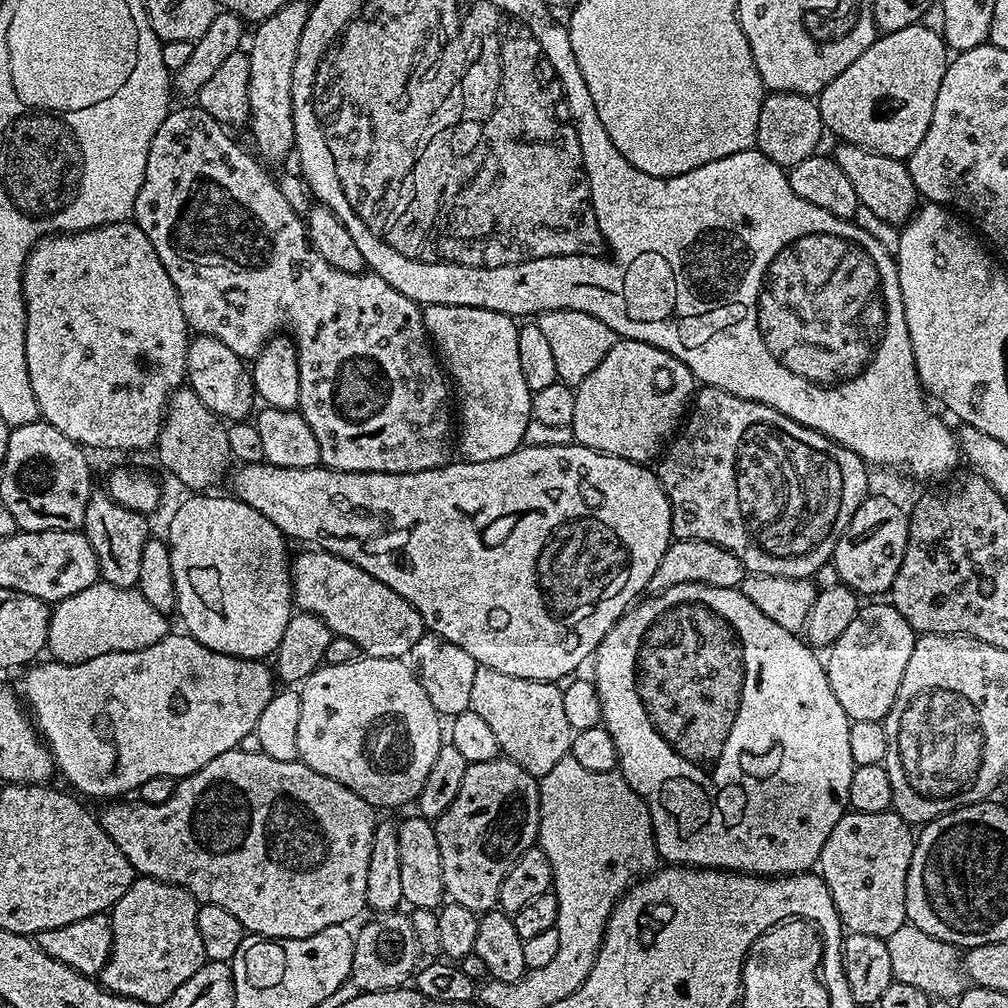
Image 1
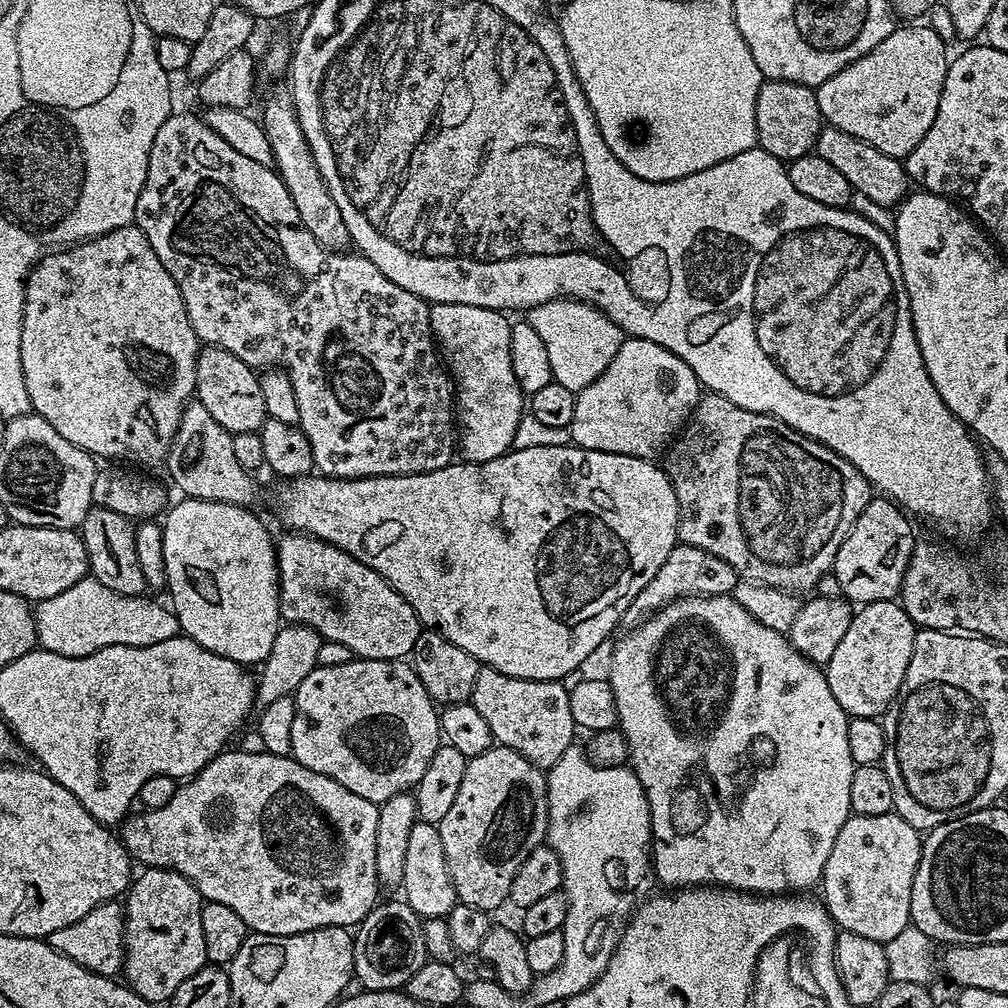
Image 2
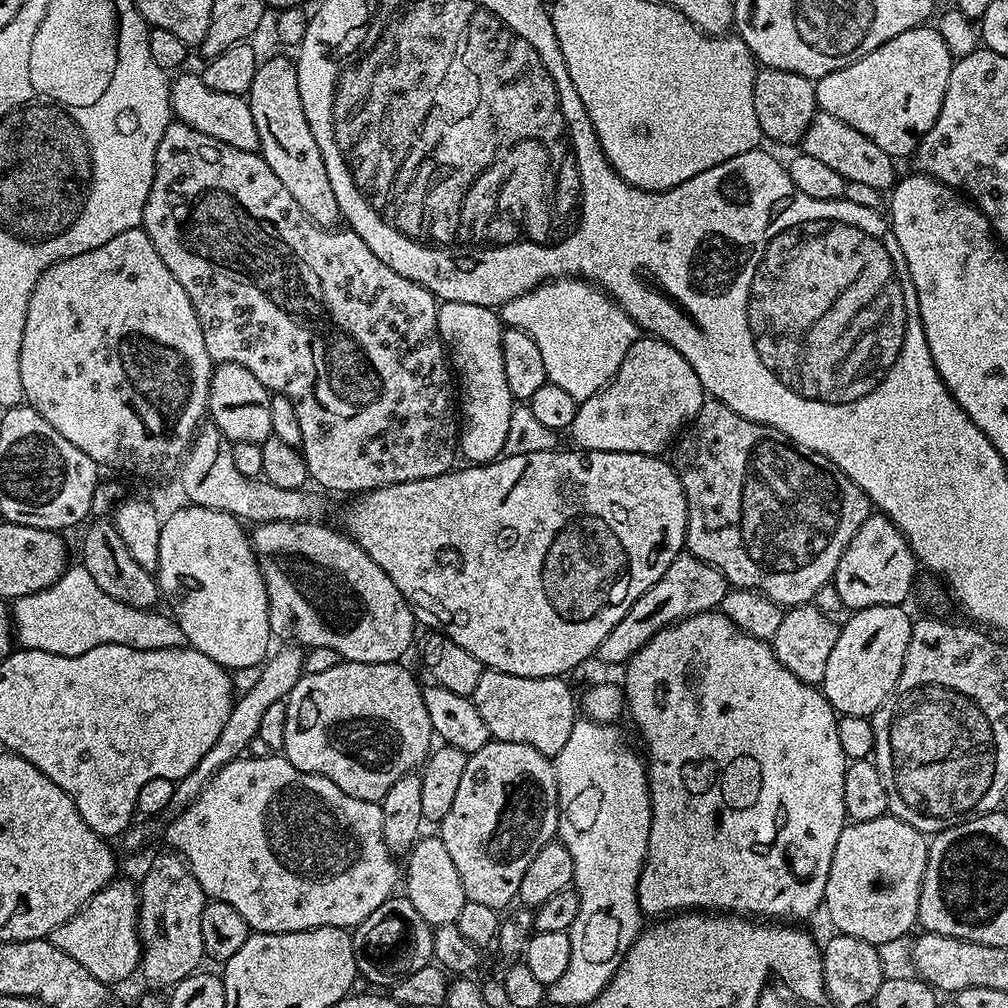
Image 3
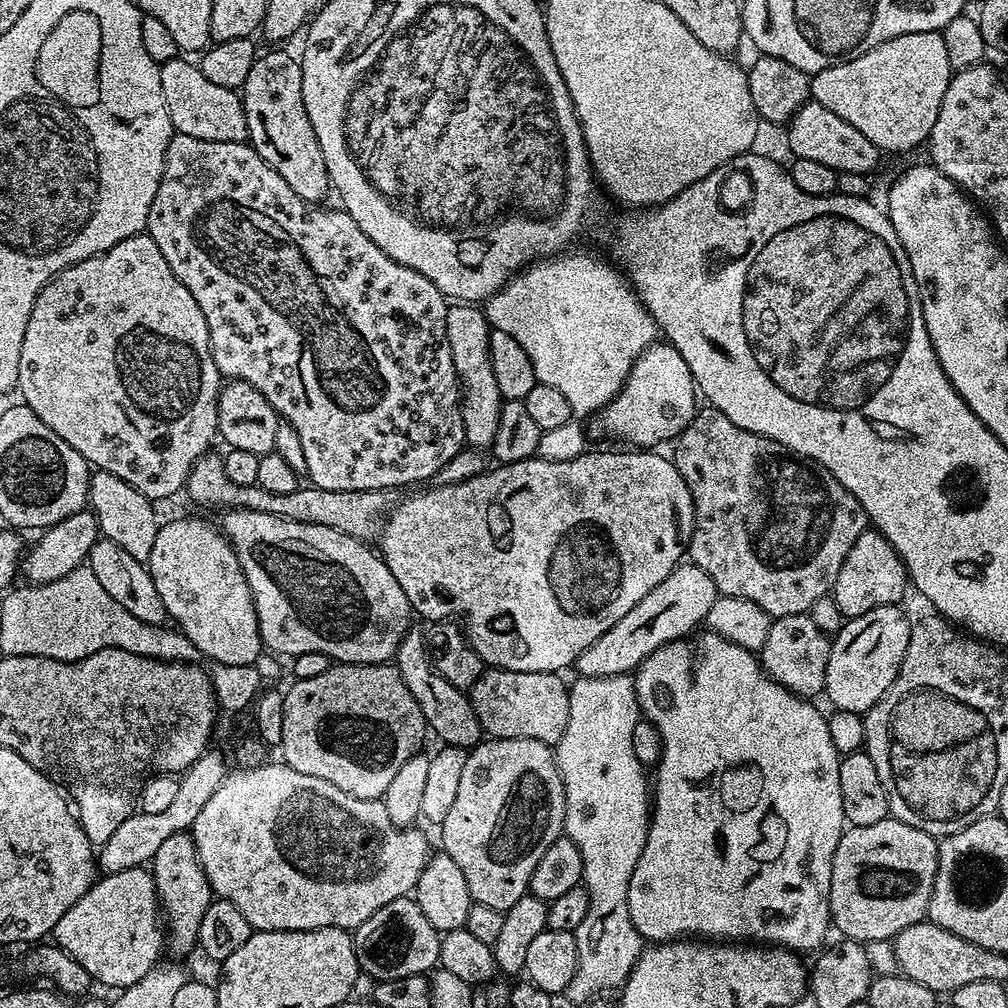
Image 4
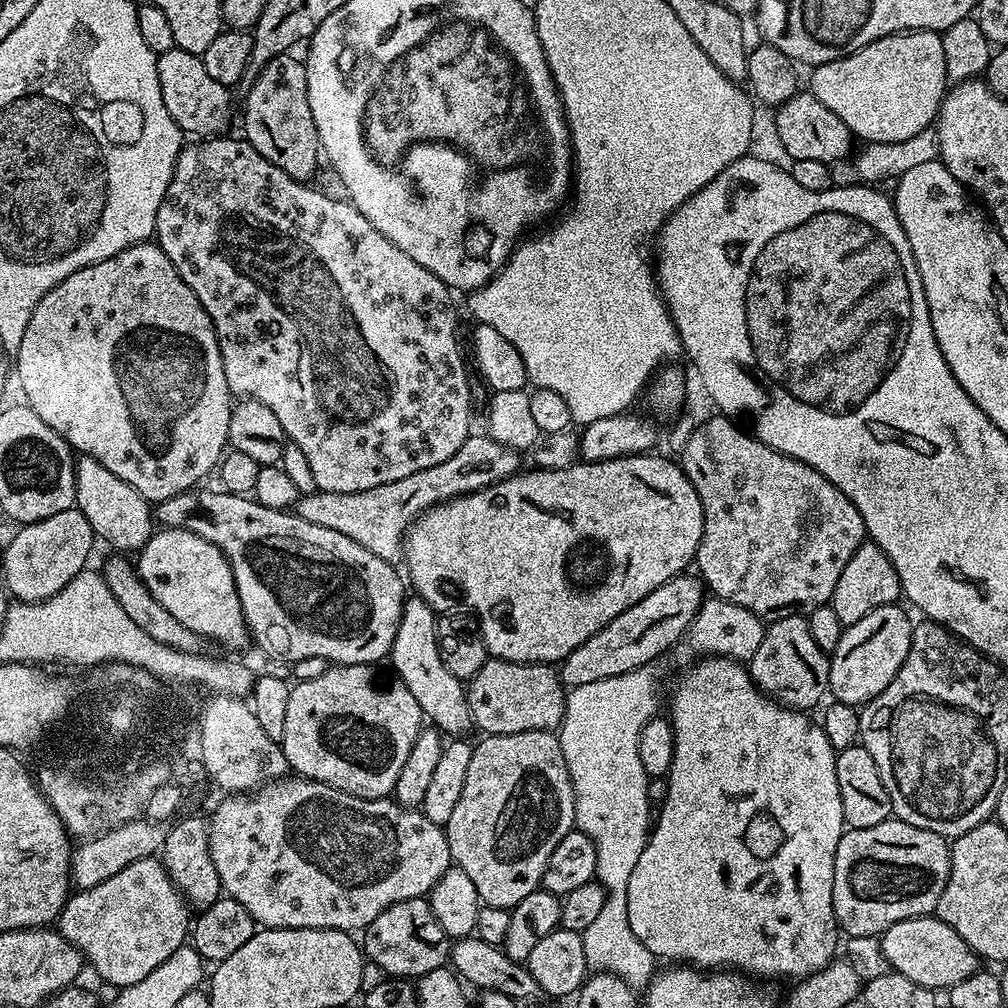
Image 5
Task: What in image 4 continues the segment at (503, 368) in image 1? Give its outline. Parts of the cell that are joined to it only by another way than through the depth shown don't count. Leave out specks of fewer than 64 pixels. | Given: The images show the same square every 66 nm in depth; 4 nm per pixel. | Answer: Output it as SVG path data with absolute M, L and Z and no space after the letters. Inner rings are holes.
M456 302L446 314L446 338L450 342L450 354L454 358L456 376L462 385L462 422L465 441L473 449L488 450L493 447L499 430L502 397L494 366L490 362L490 325L479 307L468 302Z

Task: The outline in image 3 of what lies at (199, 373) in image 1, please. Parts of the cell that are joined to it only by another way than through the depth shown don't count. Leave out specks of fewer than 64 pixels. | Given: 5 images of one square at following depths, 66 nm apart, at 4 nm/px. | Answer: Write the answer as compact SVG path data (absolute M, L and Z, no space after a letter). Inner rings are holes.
M234 362L216 364L210 378L210 394L208 395L208 411L211 423L226 439L233 444L238 442L254 442L261 445L272 436L270 426L270 402L273 393L269 392L246 366L238 366Z

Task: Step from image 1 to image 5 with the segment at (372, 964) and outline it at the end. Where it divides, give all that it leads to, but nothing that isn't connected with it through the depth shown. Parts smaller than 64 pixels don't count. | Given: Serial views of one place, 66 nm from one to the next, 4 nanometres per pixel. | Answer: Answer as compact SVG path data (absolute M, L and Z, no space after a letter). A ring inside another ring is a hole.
M427 899L394 902L363 929L362 951L367 963L376 964L392 978L419 978L430 970L445 967L450 956L450 938L438 926Z

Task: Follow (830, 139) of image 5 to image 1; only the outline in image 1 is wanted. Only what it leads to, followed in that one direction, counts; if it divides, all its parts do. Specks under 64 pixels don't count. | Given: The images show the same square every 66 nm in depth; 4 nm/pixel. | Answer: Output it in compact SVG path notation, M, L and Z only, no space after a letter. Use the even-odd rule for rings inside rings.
M840 142L835 146L836 165L844 171L846 178L850 178L850 186L854 186L858 204L878 214L888 224L903 225L918 207L918 193L908 173L907 163L877 152L868 152L857 144Z

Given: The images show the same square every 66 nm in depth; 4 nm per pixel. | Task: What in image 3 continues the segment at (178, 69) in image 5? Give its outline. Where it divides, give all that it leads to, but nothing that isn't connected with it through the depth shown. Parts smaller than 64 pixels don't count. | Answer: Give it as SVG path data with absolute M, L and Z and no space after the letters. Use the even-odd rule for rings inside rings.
M179 73L169 85L173 115L183 124L207 134L238 150L257 153L260 149L258 128L245 97L211 90L197 73Z

